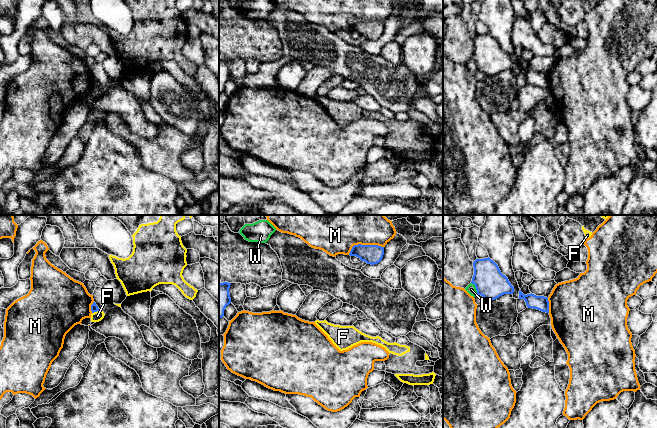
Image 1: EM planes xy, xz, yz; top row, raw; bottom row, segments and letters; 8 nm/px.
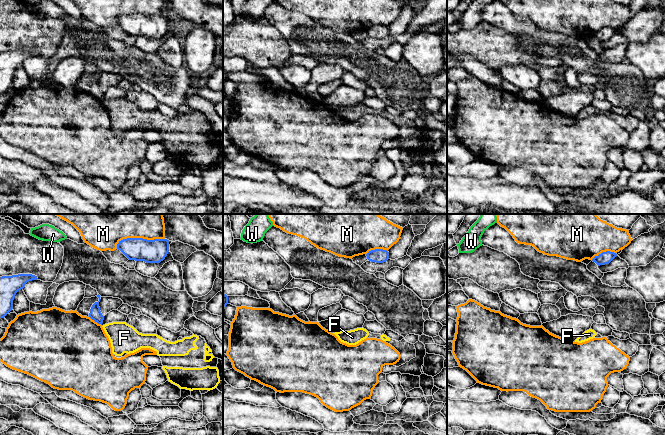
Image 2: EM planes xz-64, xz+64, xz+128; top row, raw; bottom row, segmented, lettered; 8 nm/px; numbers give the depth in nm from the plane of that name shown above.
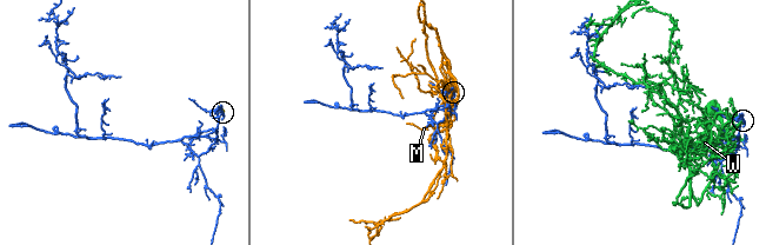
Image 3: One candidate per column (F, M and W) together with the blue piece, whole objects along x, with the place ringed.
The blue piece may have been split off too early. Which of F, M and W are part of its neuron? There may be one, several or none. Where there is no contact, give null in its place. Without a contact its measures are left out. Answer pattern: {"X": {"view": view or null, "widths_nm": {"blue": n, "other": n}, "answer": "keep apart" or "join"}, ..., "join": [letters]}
{"F": {"view": "xy", "widths_nm": {"blue": 60, "other": 80}, "answer": "keep apart"}, "M": {"view": "xz", "widths_nm": {"blue": 160, "other": 240}, "answer": "keep apart"}, "W": {"view": "yz", "widths_nm": {"blue": 240, "other": 80}, "answer": "keep apart"}, "join": []}

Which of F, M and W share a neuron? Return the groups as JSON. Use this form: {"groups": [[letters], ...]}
{"groups": [["F"], ["M"], ["W"]]}

